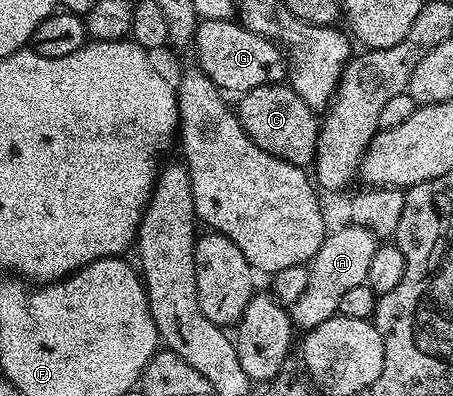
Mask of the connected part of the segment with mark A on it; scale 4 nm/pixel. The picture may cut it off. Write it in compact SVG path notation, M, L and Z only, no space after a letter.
M345 223L342 229L328 234L319 251L309 262L309 278L303 295L293 305L288 306L289 316L298 330L308 331L319 327L327 319L338 316L337 308L350 287L359 287L367 282L367 270L375 255L379 238L362 225Z

